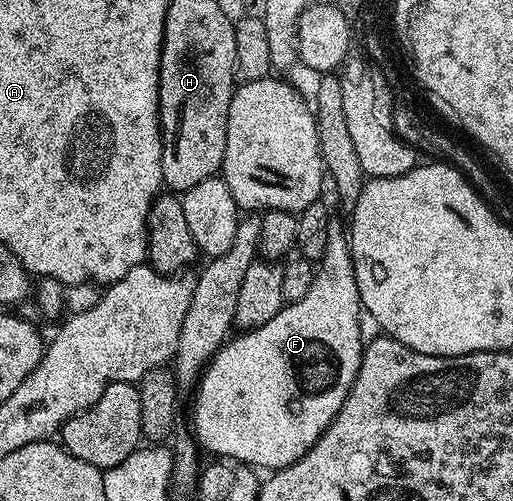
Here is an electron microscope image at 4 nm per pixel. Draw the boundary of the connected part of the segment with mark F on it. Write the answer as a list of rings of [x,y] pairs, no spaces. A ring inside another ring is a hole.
[[[336,217],[329,221],[326,245],[306,297],[285,305],[277,315],[270,317],[270,321],[266,321],[266,325],[245,330],[237,339],[229,338],[205,367],[194,389],[196,401],[192,421],[199,446],[213,451],[216,454],[213,456],[237,459],[237,464],[251,465],[256,469],[289,467],[315,445],[342,409],[358,377],[366,335],[360,332],[362,308],[358,281],[352,268],[350,235],[345,224],[343,227]]]

